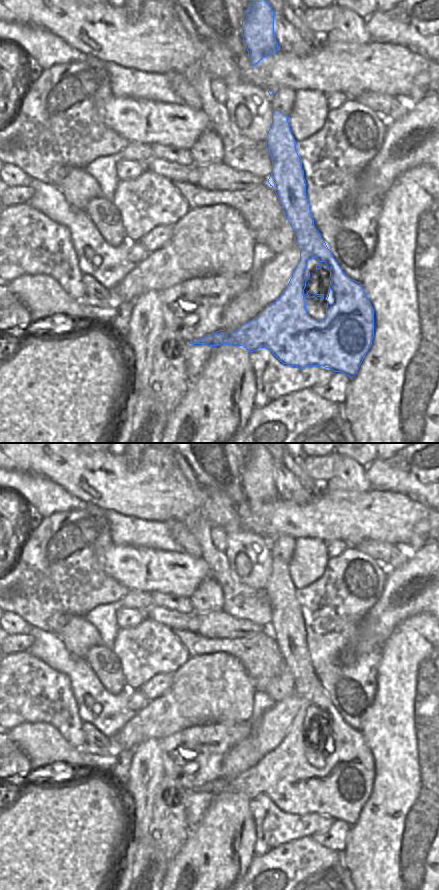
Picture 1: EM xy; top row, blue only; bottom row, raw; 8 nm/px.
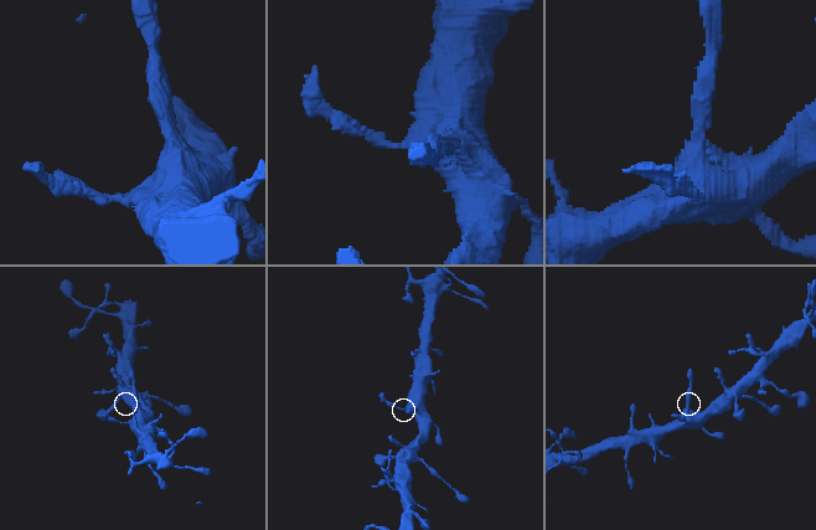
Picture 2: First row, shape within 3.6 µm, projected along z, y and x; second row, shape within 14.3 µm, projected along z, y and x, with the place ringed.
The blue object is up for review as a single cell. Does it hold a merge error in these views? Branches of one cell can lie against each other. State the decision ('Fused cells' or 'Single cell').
Single cell.

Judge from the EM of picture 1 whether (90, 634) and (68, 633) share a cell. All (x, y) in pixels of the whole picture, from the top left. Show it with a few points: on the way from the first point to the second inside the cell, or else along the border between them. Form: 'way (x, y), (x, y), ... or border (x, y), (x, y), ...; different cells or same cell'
way (85, 634), (73, 634); same cell

